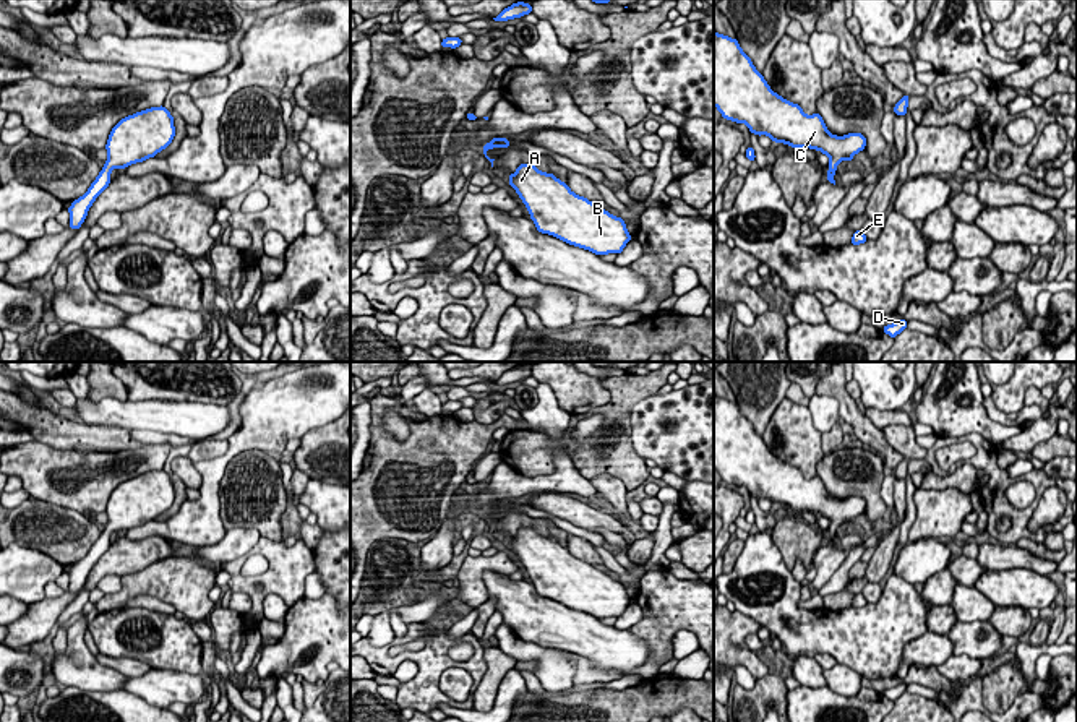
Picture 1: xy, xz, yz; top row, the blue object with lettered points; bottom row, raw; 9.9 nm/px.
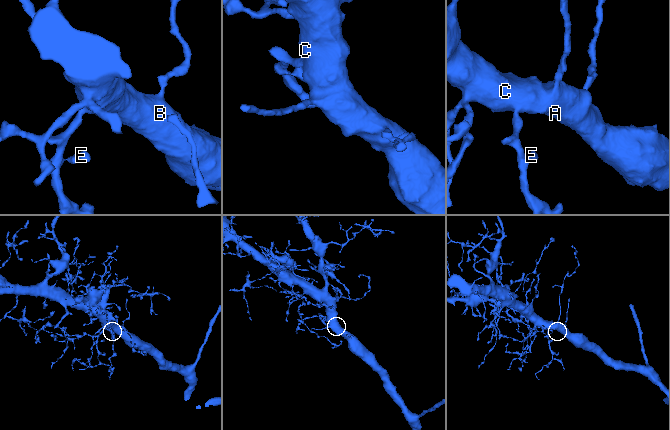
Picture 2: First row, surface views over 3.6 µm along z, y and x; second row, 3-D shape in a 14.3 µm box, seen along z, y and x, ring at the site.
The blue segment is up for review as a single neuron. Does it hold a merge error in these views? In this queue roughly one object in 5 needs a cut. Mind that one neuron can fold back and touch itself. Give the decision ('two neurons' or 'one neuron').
one neuron

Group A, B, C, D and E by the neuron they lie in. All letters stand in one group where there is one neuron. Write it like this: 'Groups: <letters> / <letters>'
Groups: A B C D E

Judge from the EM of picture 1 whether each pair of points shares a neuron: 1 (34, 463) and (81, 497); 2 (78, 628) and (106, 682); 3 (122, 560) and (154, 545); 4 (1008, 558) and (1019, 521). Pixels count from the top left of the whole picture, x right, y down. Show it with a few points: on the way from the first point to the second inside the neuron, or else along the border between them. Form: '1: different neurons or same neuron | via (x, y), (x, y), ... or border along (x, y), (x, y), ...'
1: same neuron | via (46, 477), (51, 489), (67, 495)
2: same neuron | via (77, 641), (77, 654), (93, 670)
3: same neuron | via (130, 555), (146, 552)
4: different neurons | border along (999, 542), (1014, 545)

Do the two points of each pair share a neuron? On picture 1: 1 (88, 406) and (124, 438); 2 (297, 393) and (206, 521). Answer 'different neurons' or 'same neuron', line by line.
1: different neurons
2: same neuron

